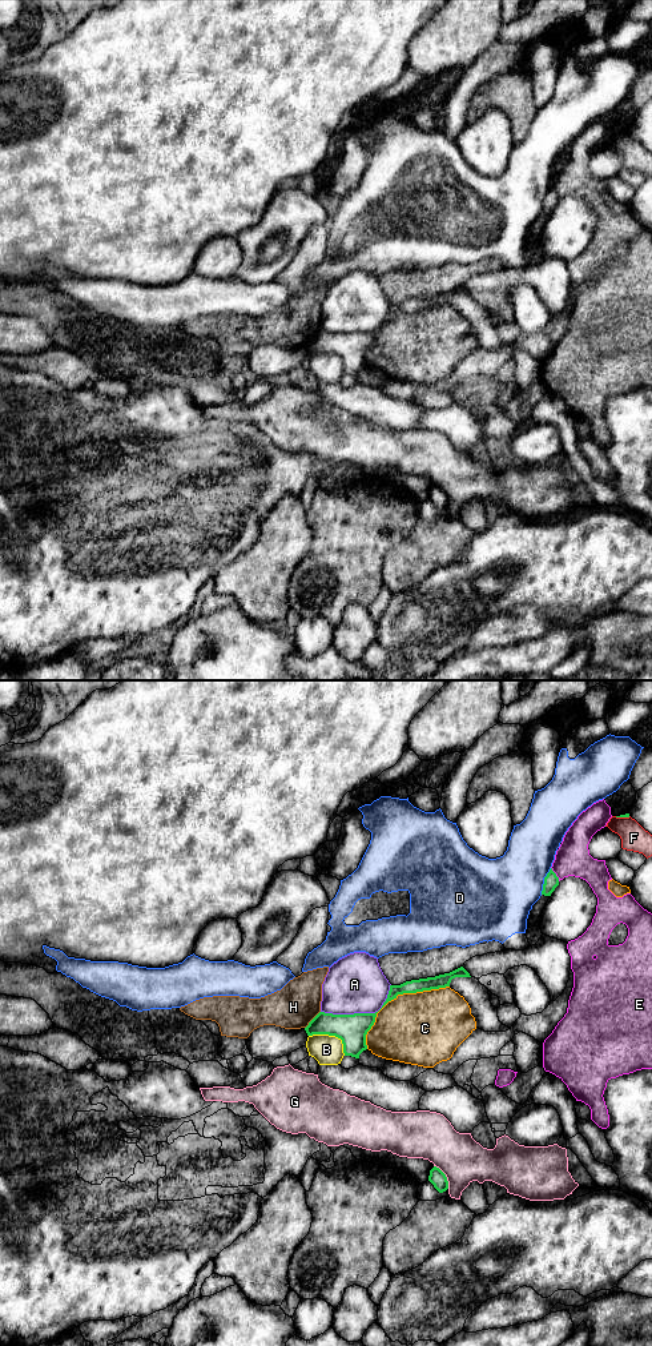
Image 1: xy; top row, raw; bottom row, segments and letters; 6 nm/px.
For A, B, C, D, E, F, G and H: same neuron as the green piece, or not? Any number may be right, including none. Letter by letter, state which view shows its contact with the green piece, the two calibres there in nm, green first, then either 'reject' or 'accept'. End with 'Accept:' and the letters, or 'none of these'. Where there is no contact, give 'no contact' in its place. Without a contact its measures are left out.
A: contact in xy; calibres 180 and 360 nm; reject
B: contact in xy; calibres 180 and 180 nm; reject
C: contact in xy; calibres 110 and 440 nm; reject
D: contact in xy; calibres 90 and 380 nm; reject
E: contact in xy; calibres 90 and 200 nm; reject
F: contact in xy; calibres 30 and 160 nm; reject
G: contact in xy; calibres 100 and 280 nm; reject
H: contact in xy; calibres 180 and 260 nm; reject
Accept: none of these

